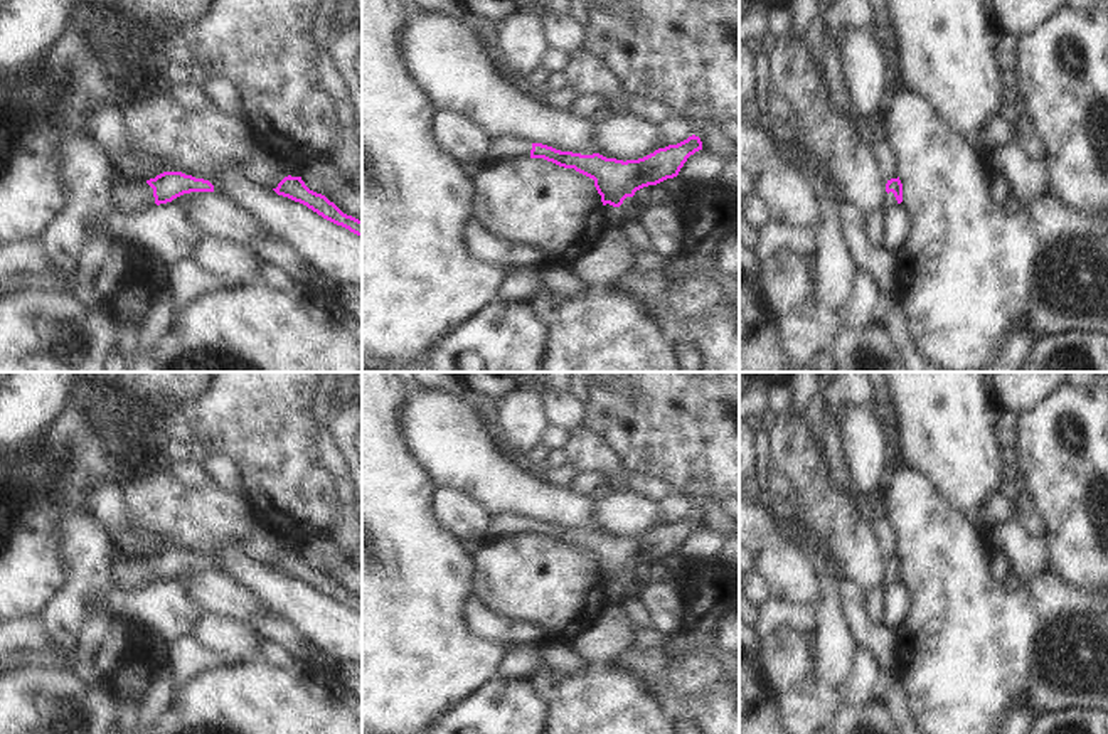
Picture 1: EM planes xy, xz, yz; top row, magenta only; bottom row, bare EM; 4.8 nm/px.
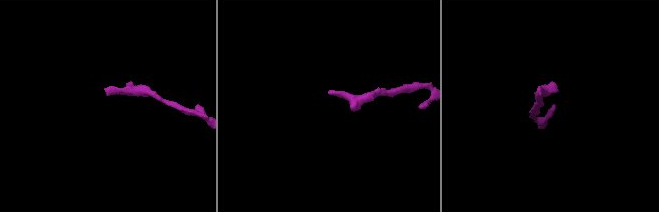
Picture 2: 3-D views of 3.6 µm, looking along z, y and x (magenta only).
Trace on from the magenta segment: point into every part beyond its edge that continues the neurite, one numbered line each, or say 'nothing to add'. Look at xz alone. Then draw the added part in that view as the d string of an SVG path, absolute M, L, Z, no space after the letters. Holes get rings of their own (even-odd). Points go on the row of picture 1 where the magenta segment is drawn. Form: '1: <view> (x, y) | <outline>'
1: xz (506, 147) | M500 136L490 141L490 150L482 165L493 165L507 158L530 157L532 143L517 136Z

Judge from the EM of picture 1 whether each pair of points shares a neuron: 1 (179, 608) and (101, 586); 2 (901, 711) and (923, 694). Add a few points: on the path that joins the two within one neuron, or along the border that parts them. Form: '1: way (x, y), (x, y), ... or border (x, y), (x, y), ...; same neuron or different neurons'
1: way (160, 608), (120, 605); same neuron
2: border (894, 670), (903, 684), (911, 711); different neurons

